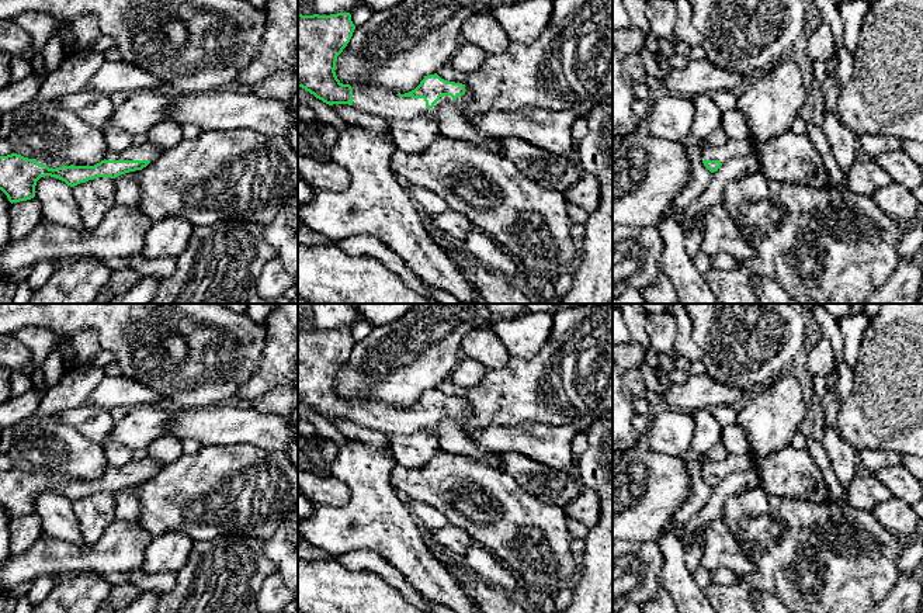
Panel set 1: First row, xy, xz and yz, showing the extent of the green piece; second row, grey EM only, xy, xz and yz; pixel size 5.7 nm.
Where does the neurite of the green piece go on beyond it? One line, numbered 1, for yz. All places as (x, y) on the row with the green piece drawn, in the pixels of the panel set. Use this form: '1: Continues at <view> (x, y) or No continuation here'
1: Continues at yz (734, 148)

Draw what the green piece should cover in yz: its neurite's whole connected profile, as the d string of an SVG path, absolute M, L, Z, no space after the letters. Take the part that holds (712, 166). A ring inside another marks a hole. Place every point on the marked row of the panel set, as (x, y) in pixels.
M729 139L725 145L716 148L705 148L701 159L704 166L711 172L716 172L725 162L733 157L743 157L752 153L750 139Z

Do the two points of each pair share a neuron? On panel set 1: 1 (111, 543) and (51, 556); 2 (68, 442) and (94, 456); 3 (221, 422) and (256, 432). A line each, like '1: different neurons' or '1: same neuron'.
1: same neuron
2: same neuron
3: same neuron

